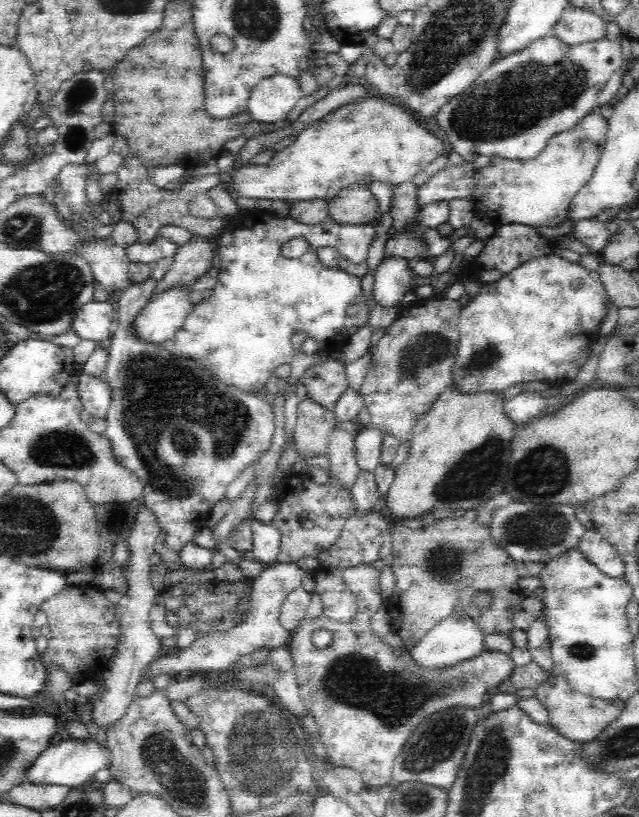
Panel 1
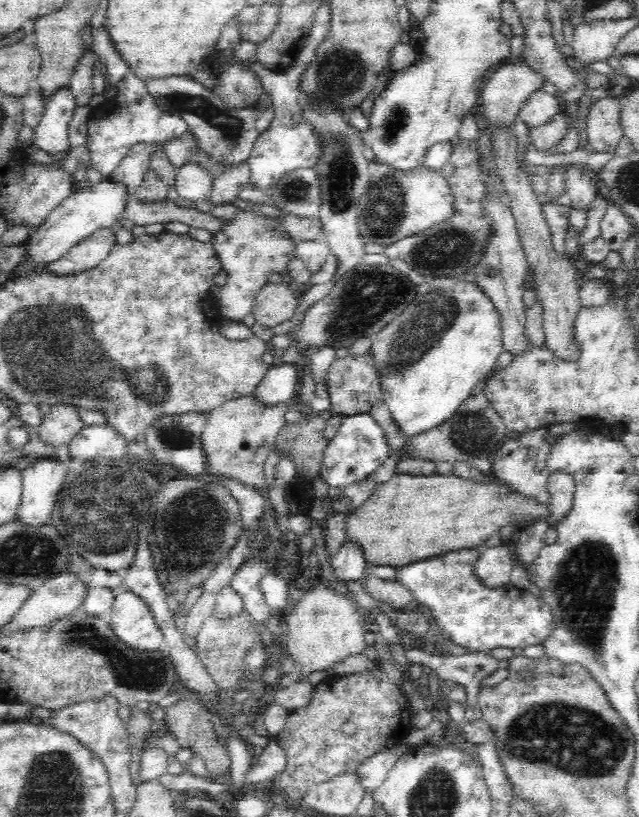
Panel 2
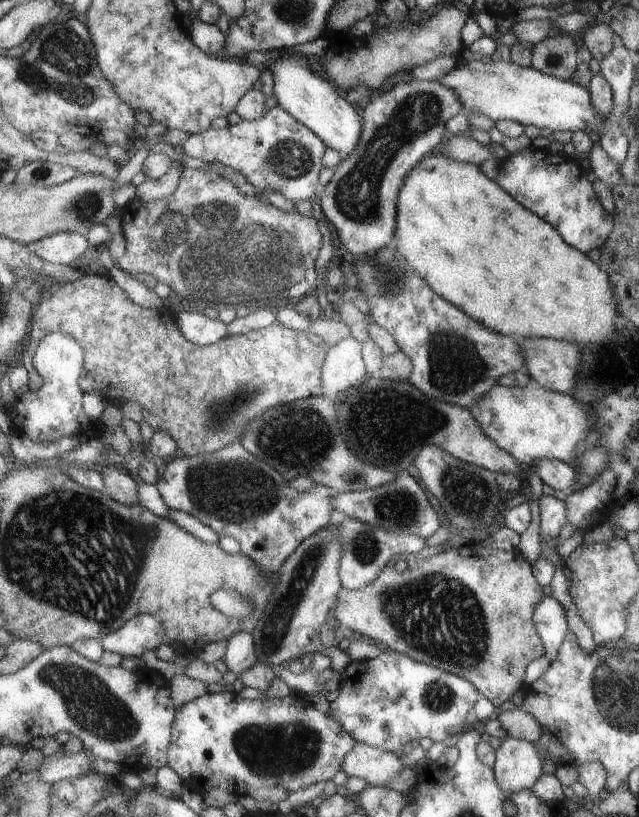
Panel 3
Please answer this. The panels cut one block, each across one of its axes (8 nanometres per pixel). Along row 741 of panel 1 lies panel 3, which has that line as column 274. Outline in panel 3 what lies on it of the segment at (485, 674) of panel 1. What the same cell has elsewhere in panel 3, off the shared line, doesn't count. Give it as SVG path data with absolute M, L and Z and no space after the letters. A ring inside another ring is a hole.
M87 273L84 277L79 278L76 282L68 283L61 286L55 294L45 297L39 304L35 306L34 314L31 320L31 332L27 344L25 346L25 354L23 354L24 368L30 375L30 390L39 391L43 386L43 379L39 375L38 370L34 366L34 357L36 349L39 344L42 343L43 338L47 334L51 334L54 331L60 331L67 335L72 335L84 349L84 368L80 379L80 388L85 394L98 393L103 401L114 407L120 406L123 402L128 400L138 401L143 409L142 421L147 422L150 427L155 431L167 432L178 445L178 449L184 456L197 457L200 455L211 455L212 453L223 451L223 448L229 447L234 443L241 443L243 432L247 428L247 424L251 420L255 420L257 416L261 416L263 412L267 412L269 408L275 408L275 406L283 406L296 401L305 399L308 397L321 397L322 392L322 367L326 360L329 346L323 344L313 344L305 331L299 331L296 329L288 328L283 324L276 321L269 327L263 329L253 330L252 332L243 335L225 336L222 340L219 340L213 345L198 346L192 341L187 340L182 334L182 330L179 329L178 320L175 318L174 312L170 308L155 309L146 308L137 305L129 296L121 289L121 286L111 278L111 276L105 276L103 274L91 274Z

